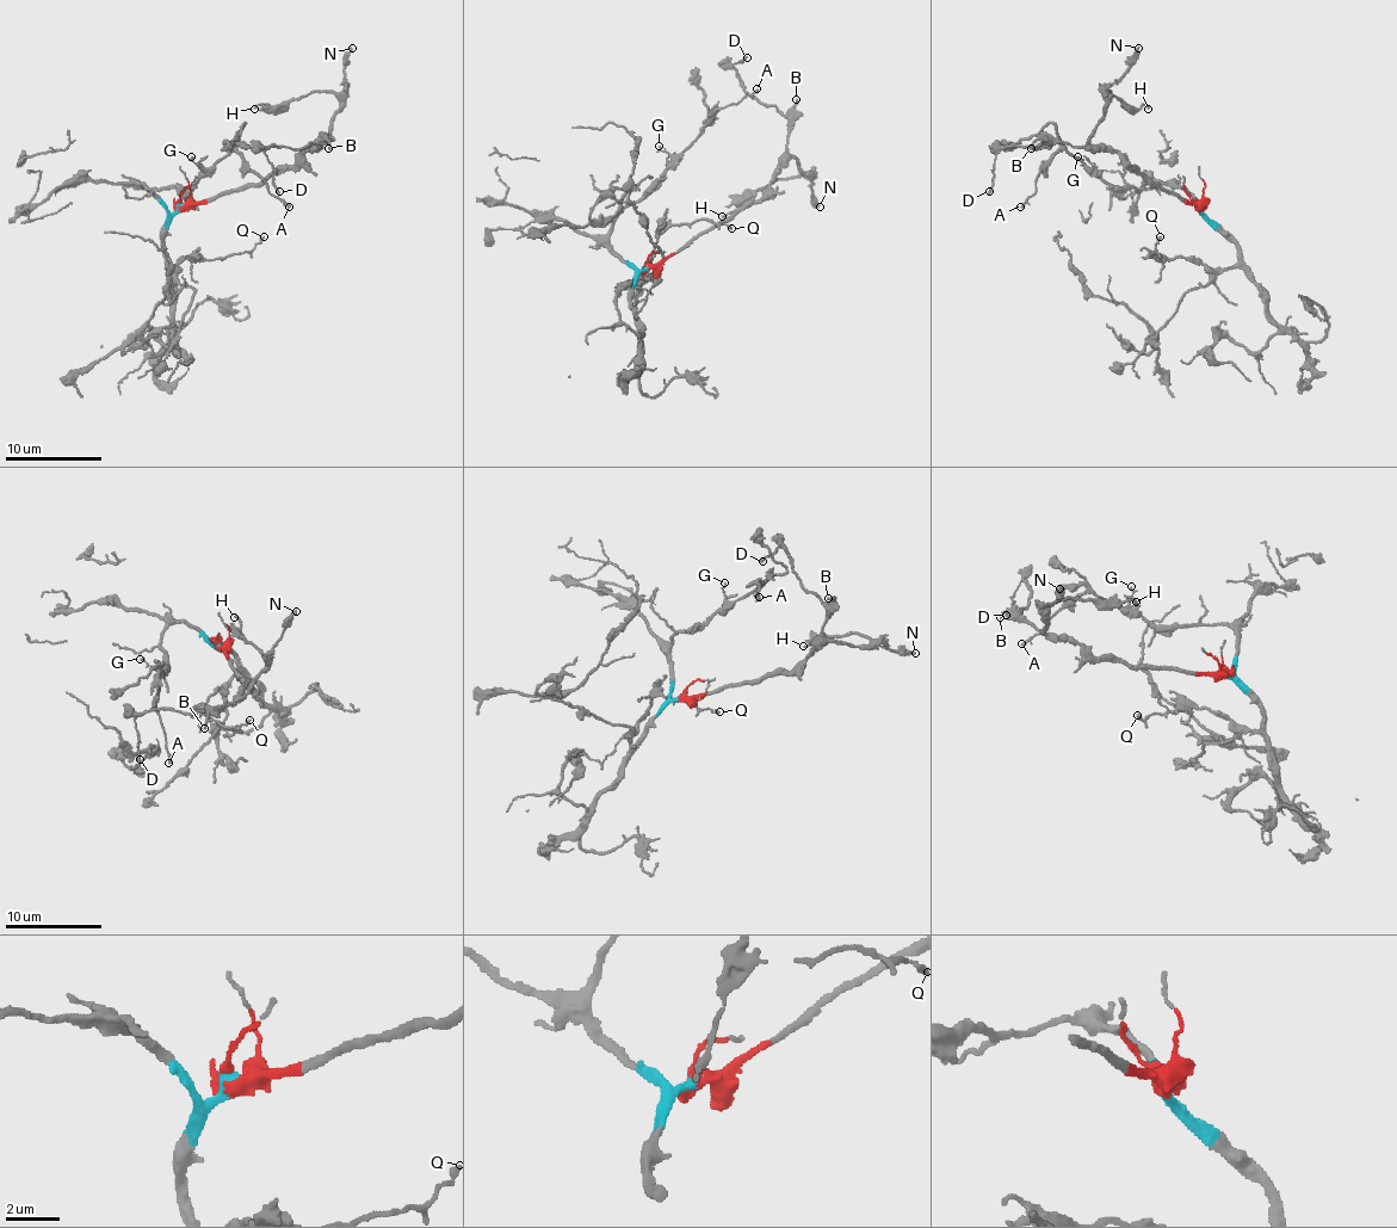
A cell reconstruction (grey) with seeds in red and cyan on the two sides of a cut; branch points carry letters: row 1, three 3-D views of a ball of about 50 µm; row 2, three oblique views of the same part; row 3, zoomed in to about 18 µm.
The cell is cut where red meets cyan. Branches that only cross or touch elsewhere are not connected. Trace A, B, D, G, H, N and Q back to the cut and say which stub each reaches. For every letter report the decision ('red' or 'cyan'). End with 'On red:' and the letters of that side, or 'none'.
A: cyan
B: red
D: red
G: cyan
H: red
N: red
Q: cyan
On red: B, D, H, N

